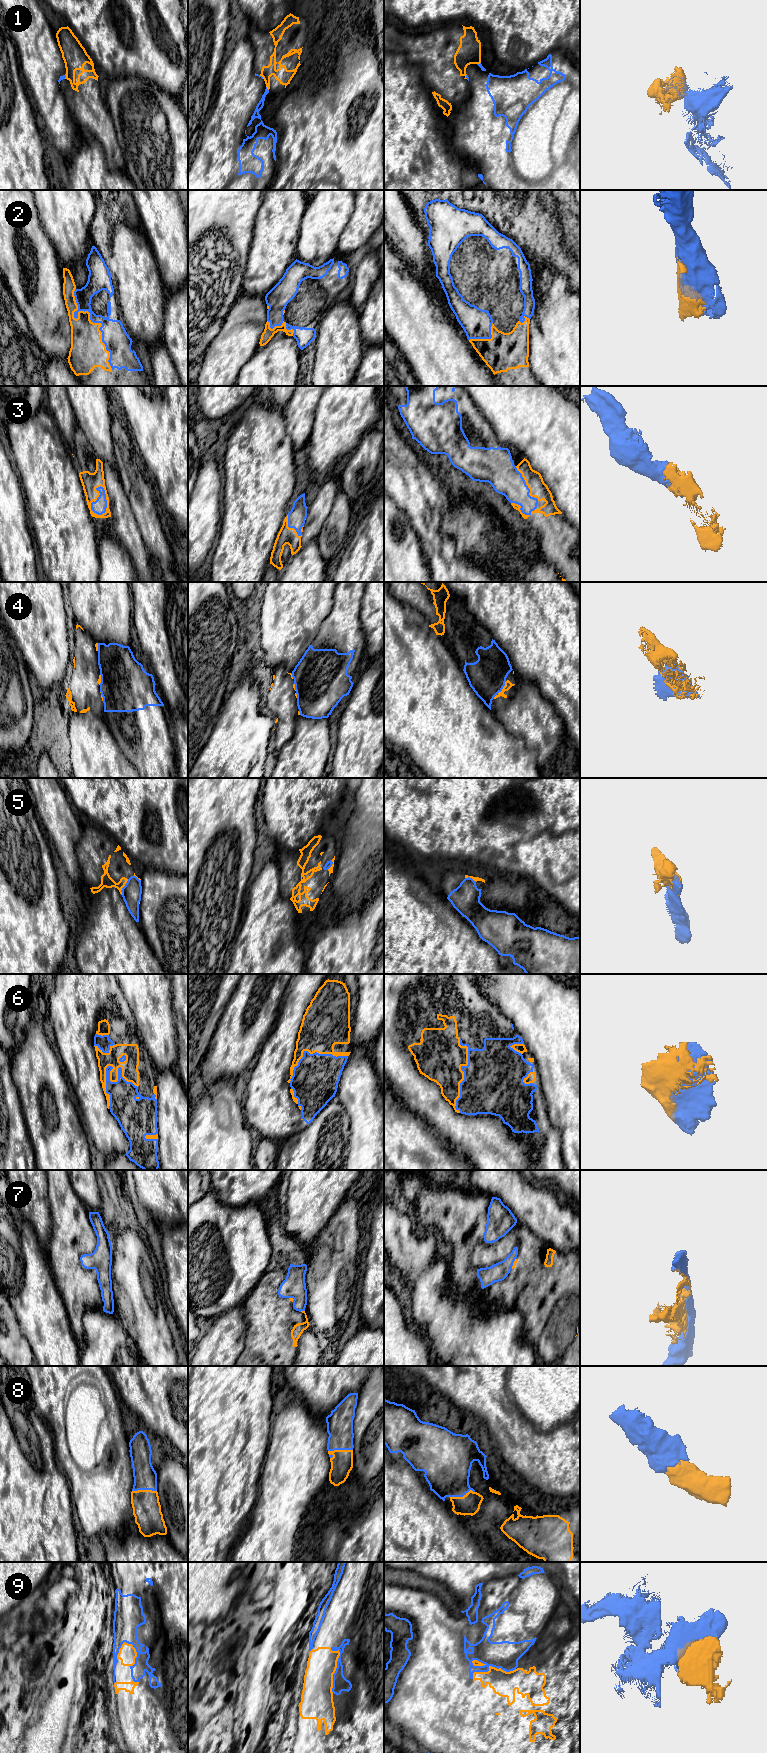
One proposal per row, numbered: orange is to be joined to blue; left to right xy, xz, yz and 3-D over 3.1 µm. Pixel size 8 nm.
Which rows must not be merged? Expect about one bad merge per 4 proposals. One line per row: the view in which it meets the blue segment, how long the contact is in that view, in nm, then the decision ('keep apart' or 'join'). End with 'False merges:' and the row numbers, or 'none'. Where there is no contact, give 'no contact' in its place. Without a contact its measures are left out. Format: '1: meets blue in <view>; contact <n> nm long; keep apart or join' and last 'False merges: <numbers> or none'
1: meets blue in xz; contact 40 nm long; keep apart
2: meets blue in xy; contact 700 nm long; join
3: meets blue in xy; contact 240 nm long; join
4: meets blue in yz; contact 180 nm long; keep apart
5: meets blue in xy; contact 140 nm long; join
6: meets blue in xy; contact 360 nm long; join
7: meets blue in xz; contact 40 nm long; keep apart
8: meets blue in yz; contact 220 nm long; join
9: meets blue in yz; contact 360 nm long; join
False merges: 1, 4, 7

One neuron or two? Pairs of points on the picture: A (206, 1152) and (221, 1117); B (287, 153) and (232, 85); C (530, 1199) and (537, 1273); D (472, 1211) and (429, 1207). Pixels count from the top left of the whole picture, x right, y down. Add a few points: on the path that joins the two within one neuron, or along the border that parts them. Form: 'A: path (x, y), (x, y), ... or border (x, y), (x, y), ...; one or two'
A: path (214, 1143), (215, 1134), (221, 1126); one
B: border (272, 128), (276, 132), (275, 160); two
C: border (517, 1220), (551, 1248); two
D: path (461, 1211), (456, 1211), (449, 1207), (440, 1207); one

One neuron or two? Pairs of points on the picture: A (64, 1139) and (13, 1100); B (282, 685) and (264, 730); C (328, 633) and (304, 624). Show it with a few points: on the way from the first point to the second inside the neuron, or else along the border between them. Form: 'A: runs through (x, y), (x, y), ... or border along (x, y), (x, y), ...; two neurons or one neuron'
A: border along (14, 1084), (27, 1129); two neurons
B: border along (274, 721), (275, 728); two neurons
C: border along (331, 609), (310, 644); two neurons

